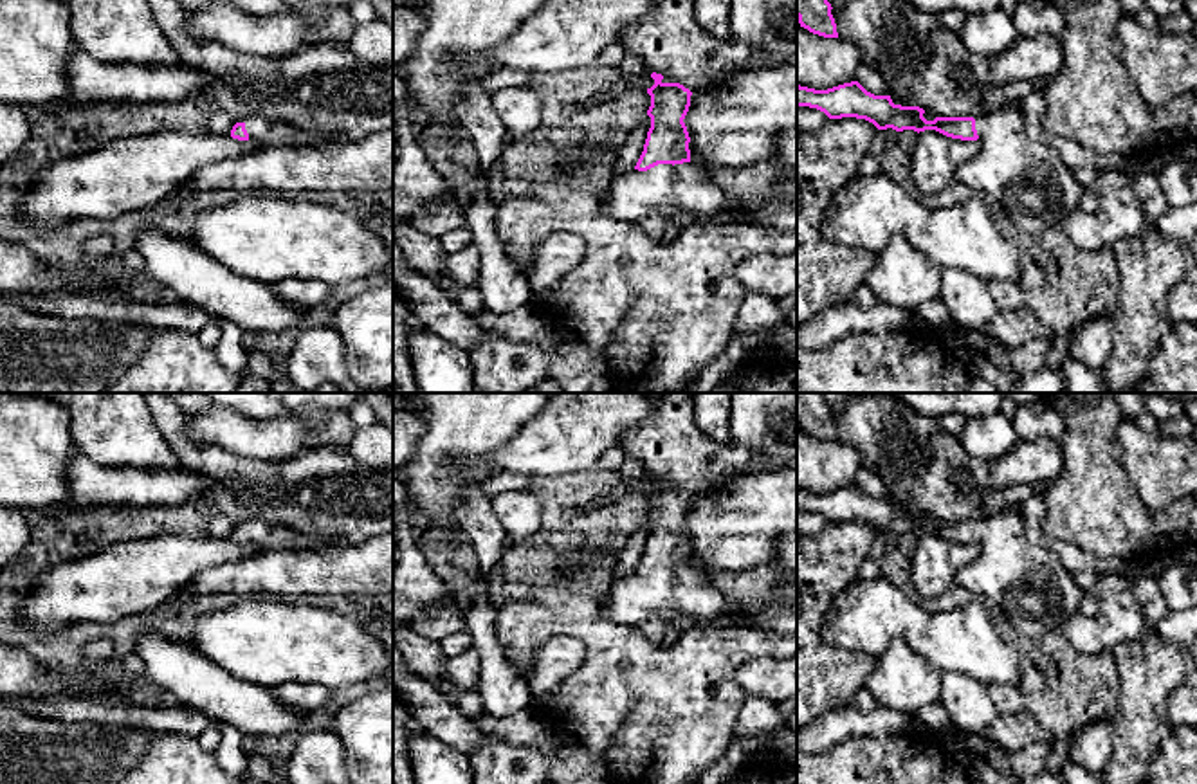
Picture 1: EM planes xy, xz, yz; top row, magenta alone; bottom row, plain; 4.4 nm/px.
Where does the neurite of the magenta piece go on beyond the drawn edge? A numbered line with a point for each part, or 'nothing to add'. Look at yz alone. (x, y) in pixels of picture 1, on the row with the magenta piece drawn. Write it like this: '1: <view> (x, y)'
1: yz (1030, 179)

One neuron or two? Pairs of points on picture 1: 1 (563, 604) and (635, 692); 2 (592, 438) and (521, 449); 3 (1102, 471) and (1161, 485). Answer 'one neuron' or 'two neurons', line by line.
1: one neuron
2: one neuron
3: two neurons

